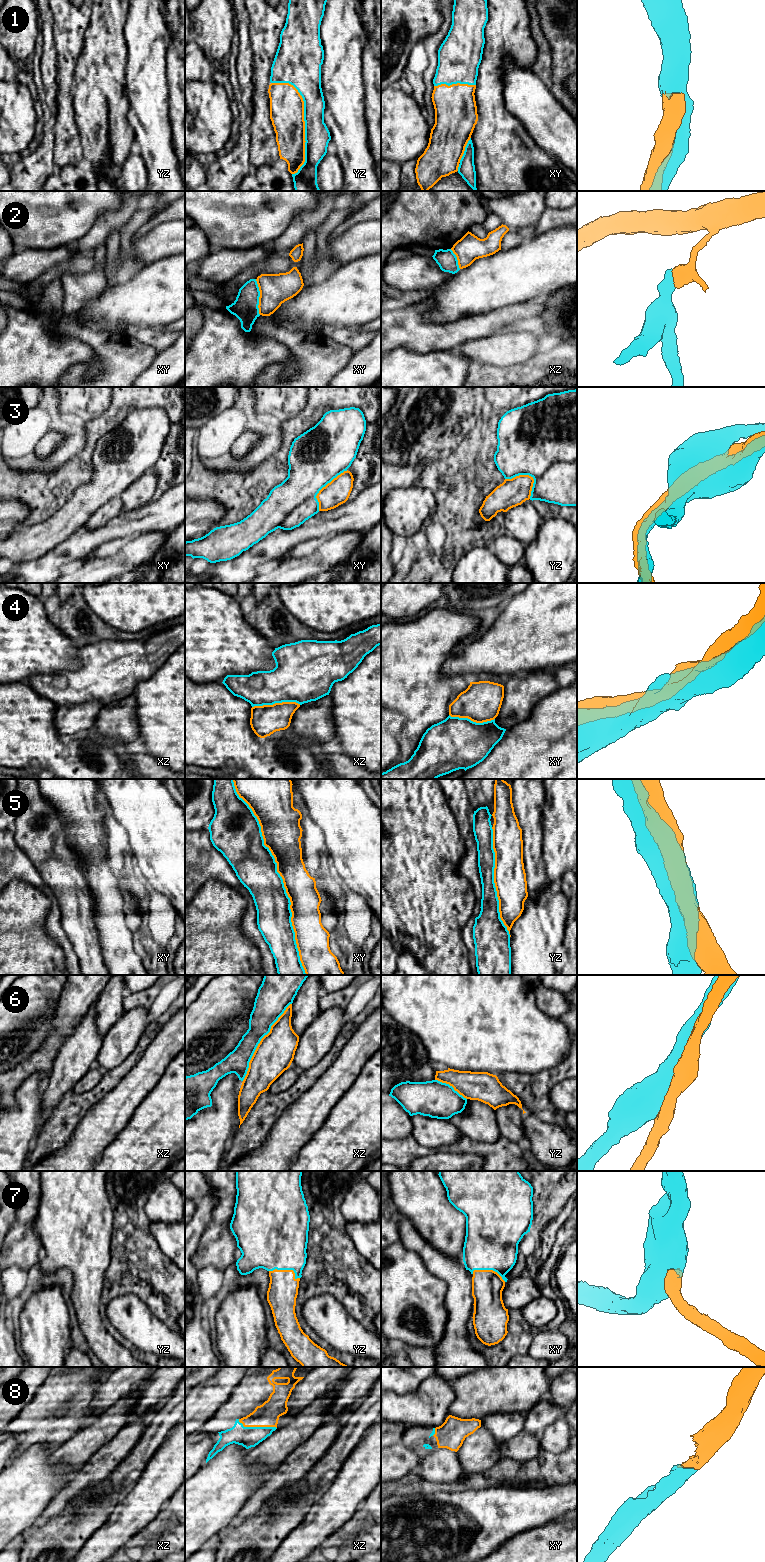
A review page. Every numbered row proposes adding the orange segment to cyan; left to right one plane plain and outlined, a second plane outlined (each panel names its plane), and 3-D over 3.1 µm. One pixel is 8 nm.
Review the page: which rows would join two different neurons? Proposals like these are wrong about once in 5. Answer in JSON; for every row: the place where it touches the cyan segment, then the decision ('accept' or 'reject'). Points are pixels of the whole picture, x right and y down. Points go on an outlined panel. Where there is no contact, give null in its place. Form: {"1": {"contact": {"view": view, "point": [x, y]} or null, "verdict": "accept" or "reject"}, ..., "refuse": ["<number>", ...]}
{"1": {"contact": {"view": "yz", "point": [304, 120]}, "verdict": "accept"}, "2": {"contact": {"view": "xy", "point": [259, 296]}, "verdict": "reject"}, "3": {"contact": {"view": "yz", "point": [529, 475]}, "verdict": "accept"}, "4": {"contact": {"view": "xz", "point": [276, 702]}, "verdict": "accept"}, "5": {"contact": {"view": "xy", "point": [281, 877]}, "verdict": "reject"}, "6": {"contact": {"view": "xz", "point": [259, 1042]}, "verdict": "accept"}, "7": {"contact": {"view": "yz", "point": [286, 1269]}, "verdict": "accept"}, "8": {"contact": {"view": "xz", "point": [257, 1427]}, "verdict": "accept"}, "refuse": ["2", "5"]}

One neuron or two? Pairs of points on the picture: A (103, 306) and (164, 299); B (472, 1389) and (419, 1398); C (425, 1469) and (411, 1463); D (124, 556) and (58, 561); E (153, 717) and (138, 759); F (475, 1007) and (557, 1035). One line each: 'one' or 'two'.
A: one
B: two
C: two
D: two
E: two
F: one

